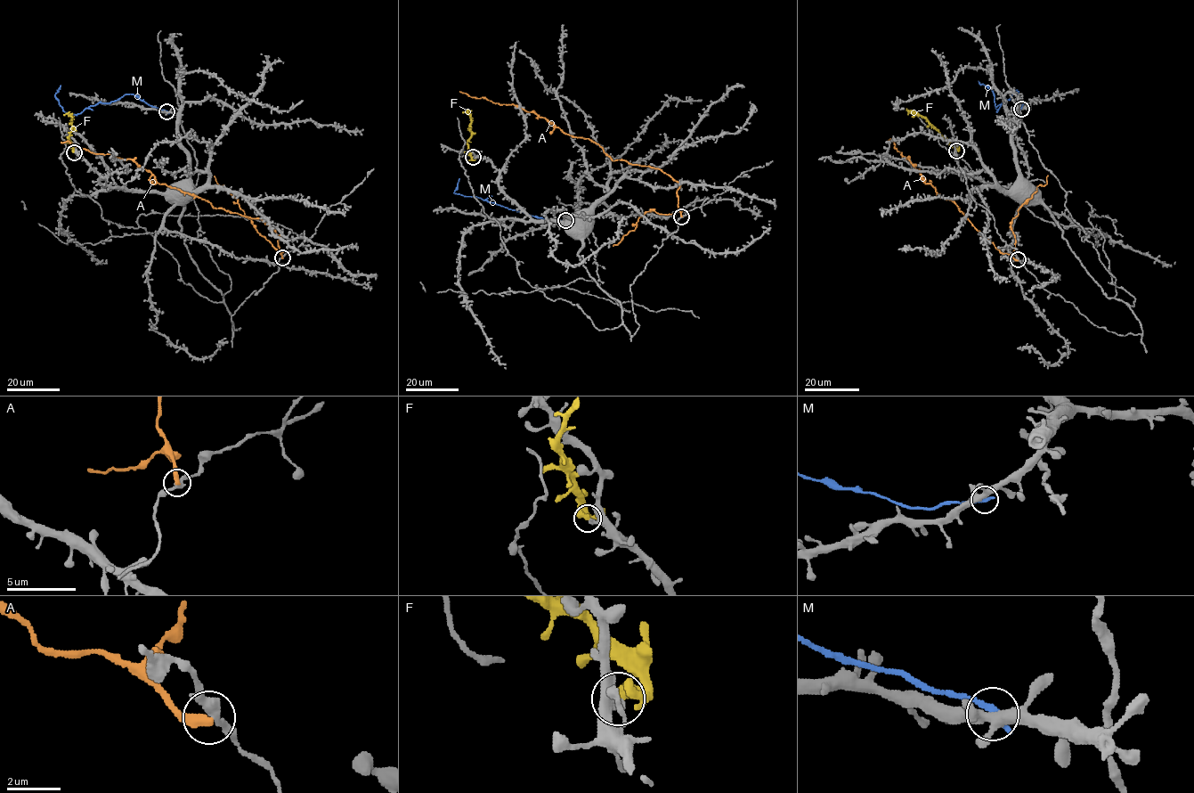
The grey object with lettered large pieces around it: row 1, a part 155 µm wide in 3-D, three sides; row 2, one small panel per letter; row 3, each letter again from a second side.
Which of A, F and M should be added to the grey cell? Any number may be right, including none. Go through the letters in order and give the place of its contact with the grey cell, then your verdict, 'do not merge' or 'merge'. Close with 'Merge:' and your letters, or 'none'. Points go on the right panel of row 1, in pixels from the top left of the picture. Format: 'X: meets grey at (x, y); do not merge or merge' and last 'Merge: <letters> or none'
A: meets grey at (1018, 259); do not merge
F: meets grey at (956, 151); do not merge
M: meets grey at (1021, 109); do not merge
Merge: none

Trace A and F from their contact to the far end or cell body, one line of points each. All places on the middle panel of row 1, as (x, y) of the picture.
A: (681, 216), (678, 192), (679, 184), (660, 169), (613, 160), (598, 144), (565, 134), (532, 112), (459, 91)
F: (473, 157), (467, 143), (471, 126), (470, 115), (467, 111), (471, 110)

